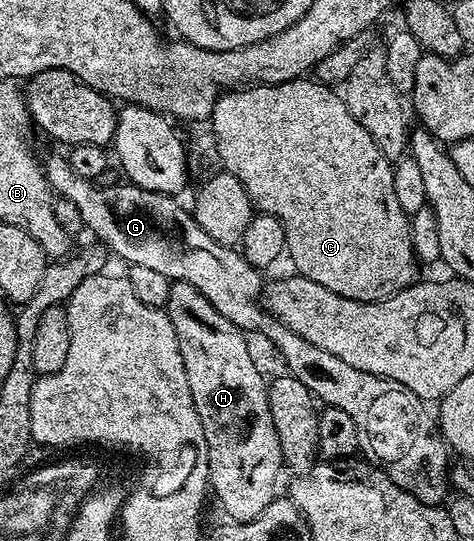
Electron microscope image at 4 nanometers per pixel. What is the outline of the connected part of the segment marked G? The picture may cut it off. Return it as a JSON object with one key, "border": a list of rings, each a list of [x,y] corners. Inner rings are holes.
{"border":[[[63,155],[45,161],[45,172],[52,194],[69,199],[81,211],[84,230],[91,232],[98,244],[106,245],[114,256],[116,253],[127,261],[128,266],[150,267],[171,281],[184,281],[197,287],[229,323],[248,334],[264,333],[283,356],[290,376],[305,383],[311,396],[324,406],[332,405],[352,417],[357,427],[359,453],[367,456],[368,462],[382,469],[397,487],[421,499],[421,503],[442,506],[448,500],[449,446],[439,432],[436,414],[427,410],[428,402],[401,387],[401,383],[349,367],[337,355],[329,355],[329,351],[321,351],[321,347],[313,347],[313,343],[289,331],[289,327],[264,310],[261,300],[264,274],[254,269],[238,248],[222,245],[205,235],[194,216],[188,210],[186,213],[172,194],[145,191],[130,183],[96,185],[94,181],[81,179]]]}

